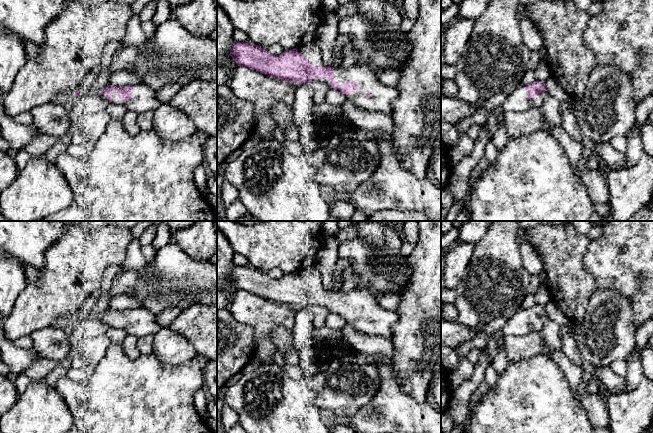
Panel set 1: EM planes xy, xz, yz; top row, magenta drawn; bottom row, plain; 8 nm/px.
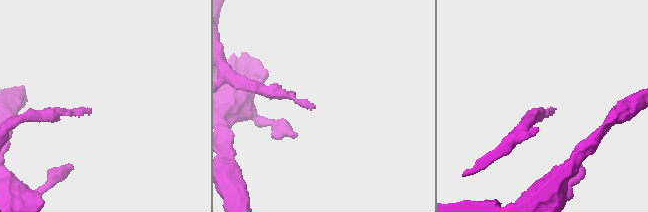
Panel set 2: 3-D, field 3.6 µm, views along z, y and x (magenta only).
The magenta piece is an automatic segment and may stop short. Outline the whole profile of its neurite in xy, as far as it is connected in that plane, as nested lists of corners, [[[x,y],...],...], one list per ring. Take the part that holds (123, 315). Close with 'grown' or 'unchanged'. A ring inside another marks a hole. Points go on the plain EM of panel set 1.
[[[142,306],[125,310],[107,309],[98,318],[109,327],[122,329],[127,335],[137,338],[155,335],[163,328],[158,323],[158,315]]] | grown

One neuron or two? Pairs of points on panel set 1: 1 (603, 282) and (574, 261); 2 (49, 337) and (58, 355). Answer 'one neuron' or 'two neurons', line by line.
1: two neurons
2: one neuron

